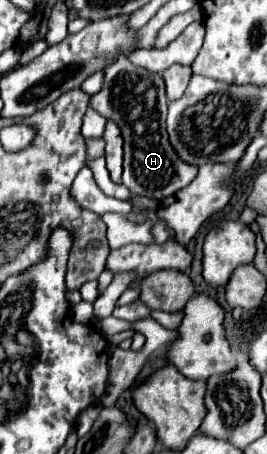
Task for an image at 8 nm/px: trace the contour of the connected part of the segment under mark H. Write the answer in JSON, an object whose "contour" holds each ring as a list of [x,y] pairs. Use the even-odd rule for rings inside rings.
{"contour":[[[115,60],[115,64],[111,64],[105,70],[103,90],[91,96],[89,104],[101,116],[111,118],[121,128],[121,136],[125,140],[123,186],[127,186],[131,194],[149,198],[167,198],[177,190],[185,188],[197,176],[197,168],[183,164],[183,160],[175,156],[175,150],[169,144],[165,130],[167,98],[161,74],[153,74],[145,68],[135,68],[135,66],[119,66]]]}

